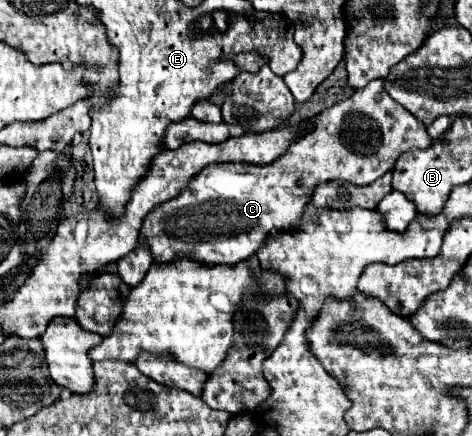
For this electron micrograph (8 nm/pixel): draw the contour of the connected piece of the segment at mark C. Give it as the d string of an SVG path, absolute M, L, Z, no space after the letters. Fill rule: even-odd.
M371 81L363 89L357 89L349 99L315 115L309 123L309 131L301 131L289 145L283 157L267 165L253 163L213 163L195 175L189 185L171 201L155 207L139 229L139 241L149 247L153 263L171 263L173 259L197 259L205 265L235 265L249 259L257 247L267 239L273 229L295 227L301 219L301 211L309 203L317 185L327 181L345 181L353 185L369 185L381 175L393 171L395 161L409 149L425 149L433 143L427 127L411 115L403 105L395 103L383 89L383 81Z

